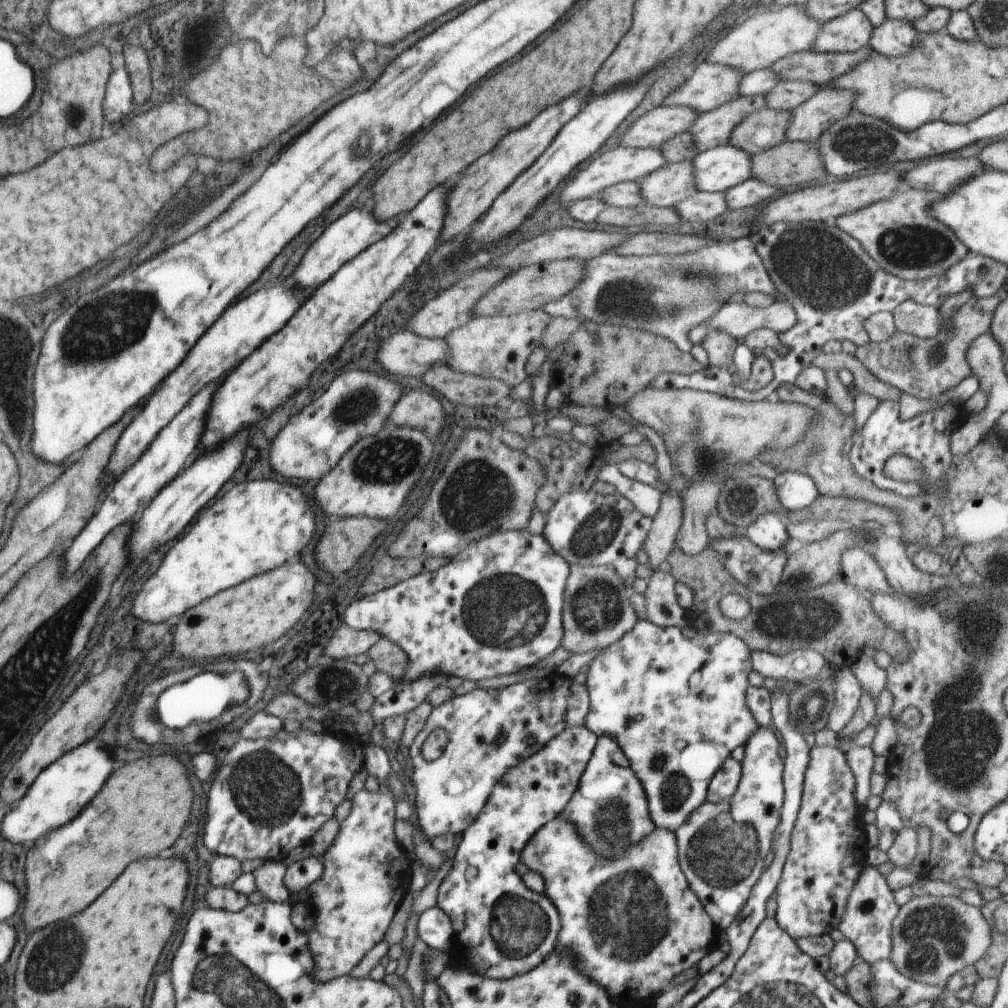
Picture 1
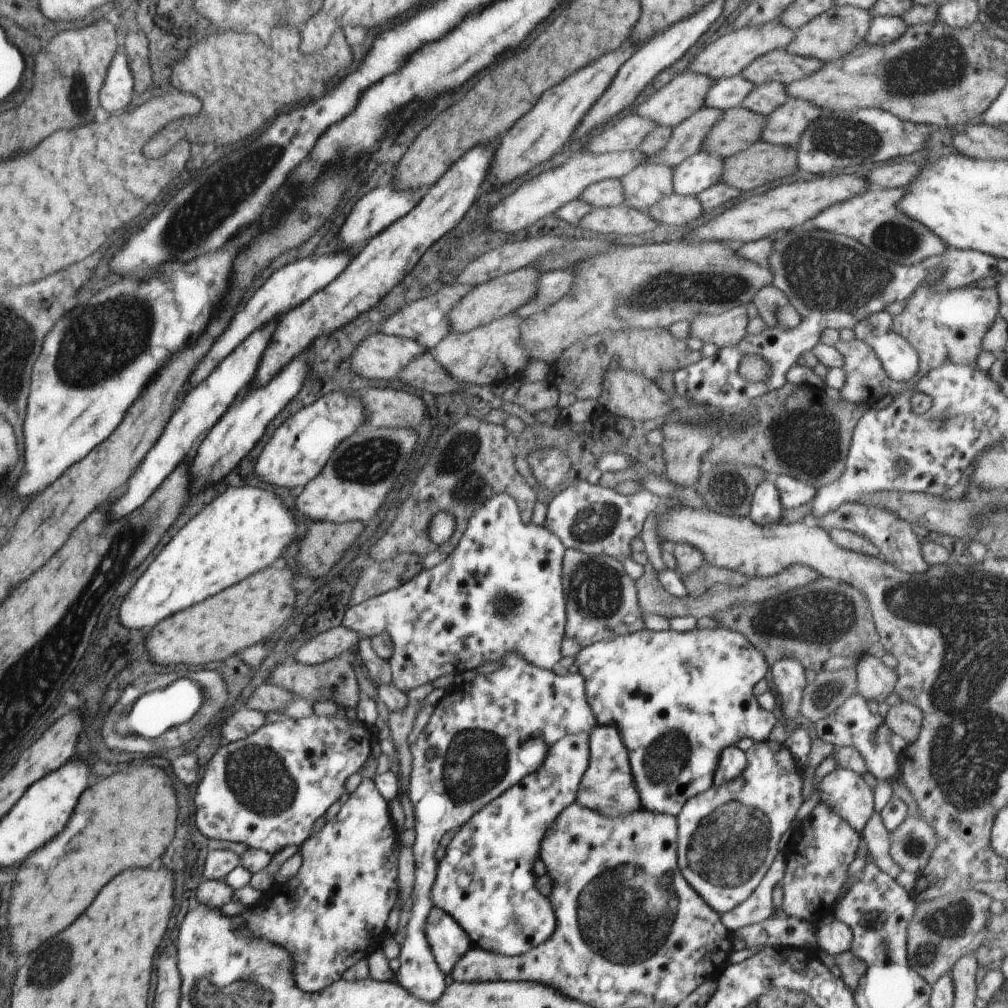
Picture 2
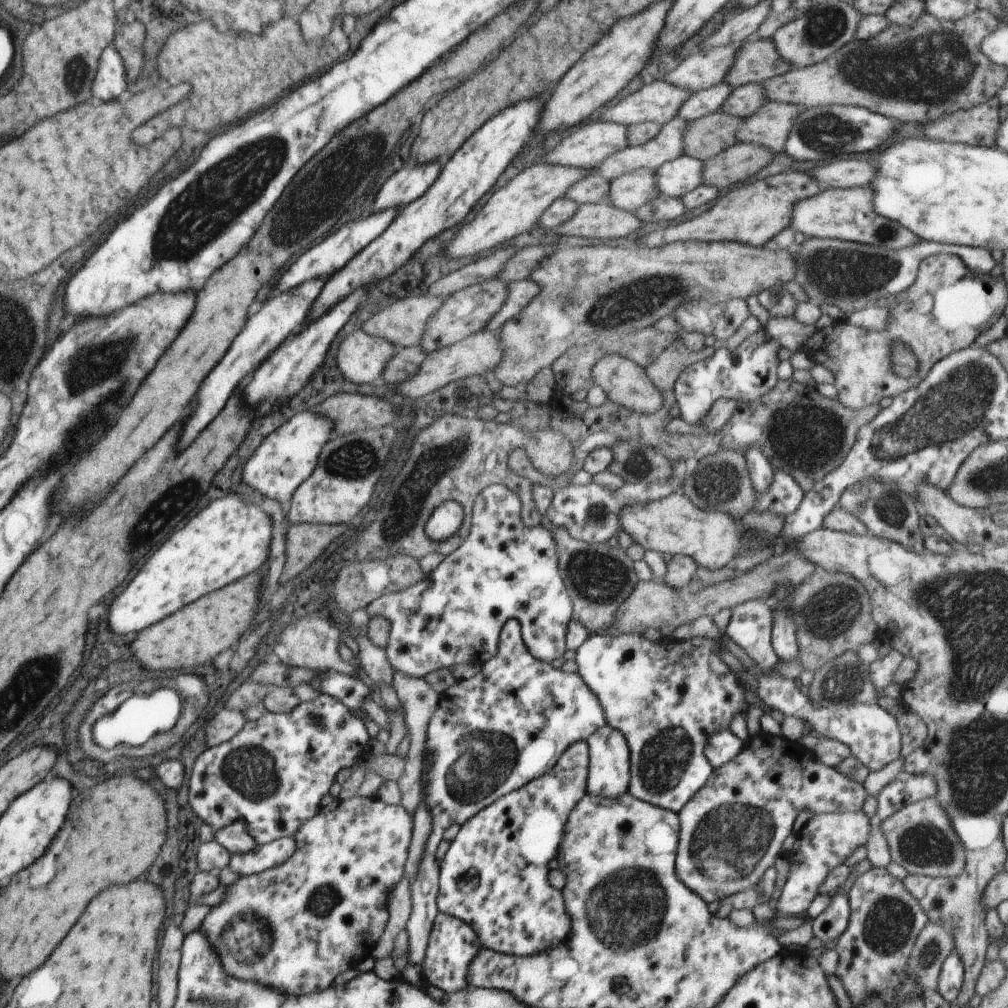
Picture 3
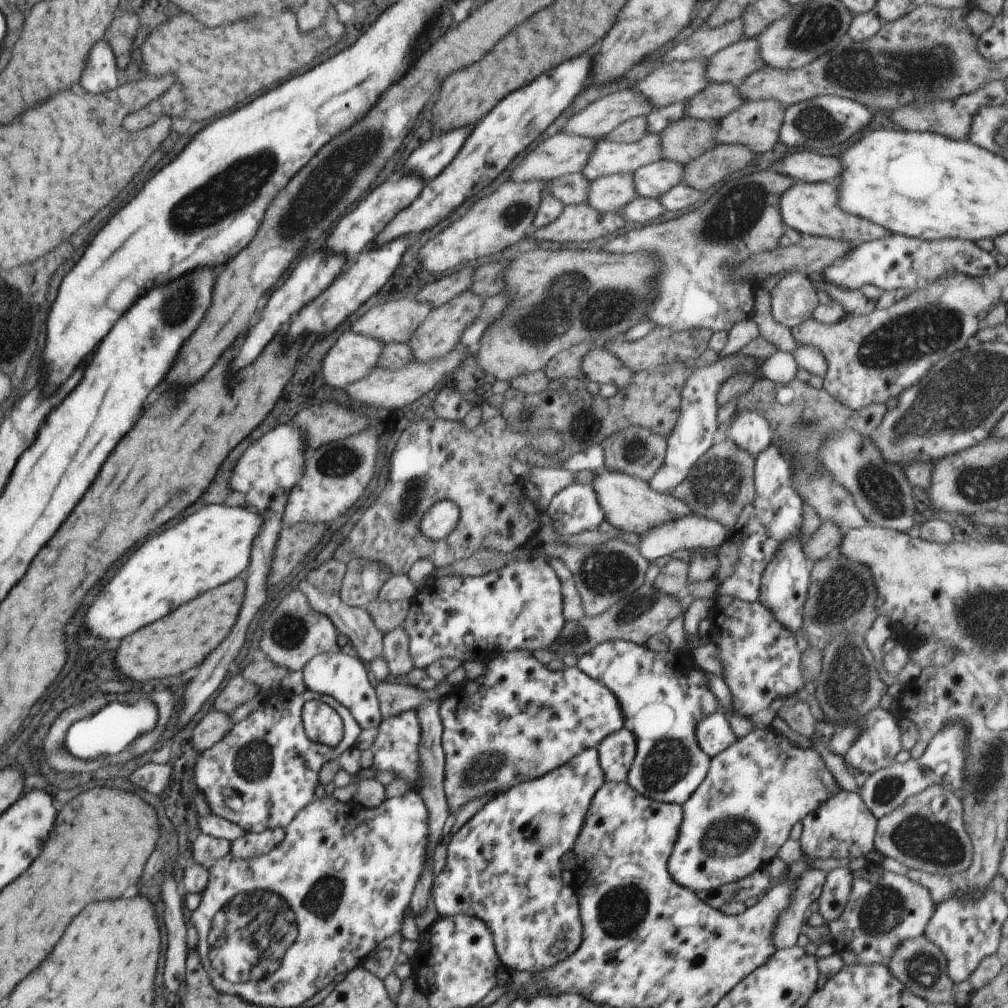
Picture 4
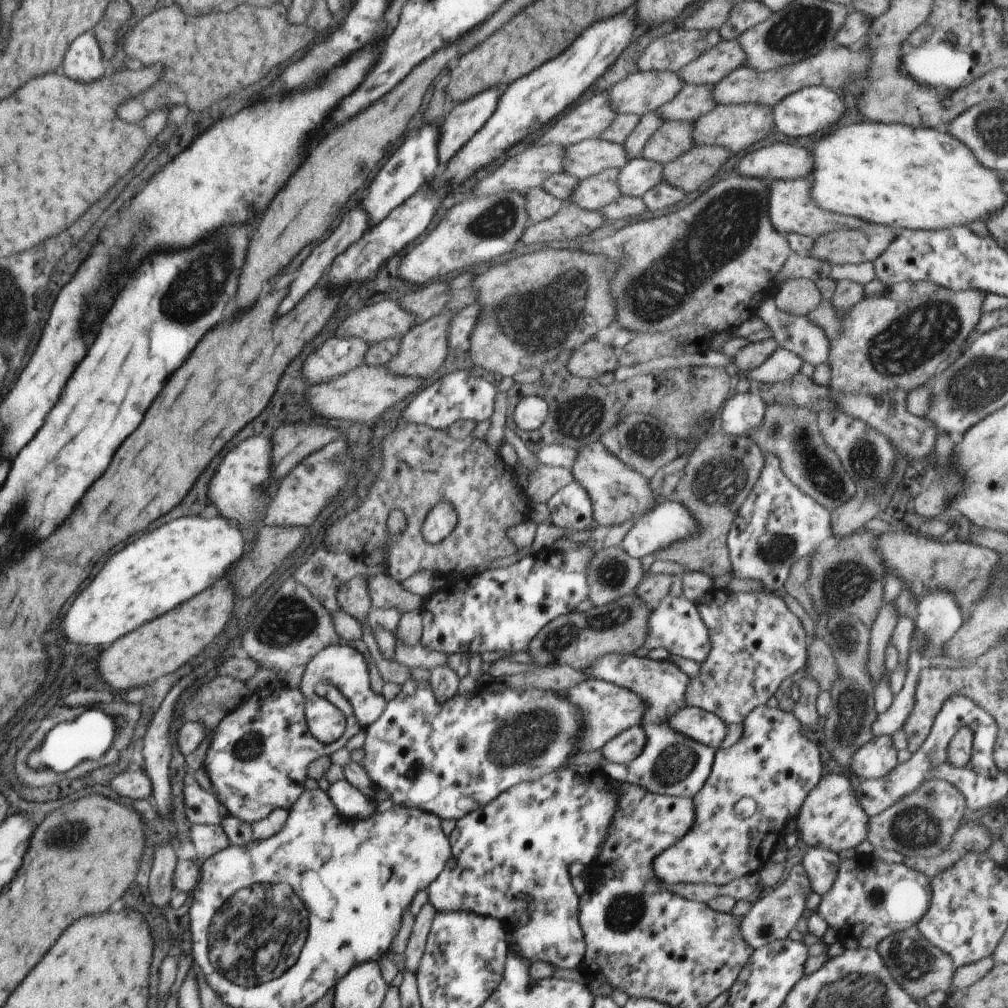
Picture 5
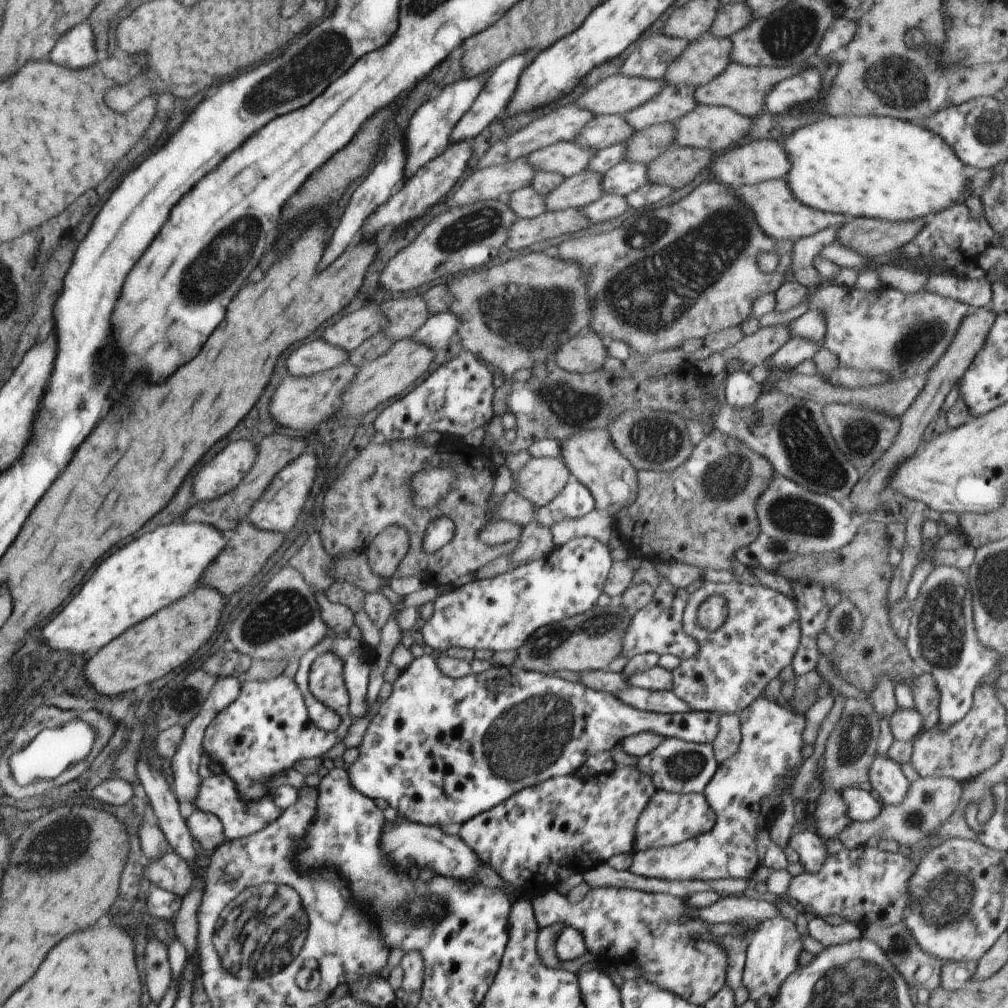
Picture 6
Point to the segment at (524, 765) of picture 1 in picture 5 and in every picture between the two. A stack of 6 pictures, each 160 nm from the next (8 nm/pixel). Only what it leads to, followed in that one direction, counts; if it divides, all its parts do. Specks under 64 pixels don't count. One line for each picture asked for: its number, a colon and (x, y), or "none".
2: (486, 882)
3: (493, 876)
4: (503, 867)
5: (513, 856)

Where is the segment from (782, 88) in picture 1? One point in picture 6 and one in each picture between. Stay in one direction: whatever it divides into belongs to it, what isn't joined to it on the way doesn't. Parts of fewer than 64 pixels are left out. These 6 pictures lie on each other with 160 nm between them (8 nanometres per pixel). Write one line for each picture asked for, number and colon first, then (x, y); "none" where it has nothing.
2: (764, 99)
3: (745, 100)
4: (716, 100)
5: (693, 101)
6: (673, 102)

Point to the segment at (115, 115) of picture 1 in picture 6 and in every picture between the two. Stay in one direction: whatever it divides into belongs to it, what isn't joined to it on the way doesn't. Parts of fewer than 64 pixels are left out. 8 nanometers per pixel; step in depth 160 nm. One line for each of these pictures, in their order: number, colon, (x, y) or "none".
2: (117, 92)
3: (110, 82)
4: (100, 75)
5: (83, 61)
6: (75, 48)

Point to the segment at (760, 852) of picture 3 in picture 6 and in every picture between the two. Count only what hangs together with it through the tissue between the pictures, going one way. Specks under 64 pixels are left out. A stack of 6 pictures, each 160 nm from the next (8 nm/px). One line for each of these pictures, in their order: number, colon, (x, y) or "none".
4: (734, 824)
5: (775, 766)
6: (745, 792)

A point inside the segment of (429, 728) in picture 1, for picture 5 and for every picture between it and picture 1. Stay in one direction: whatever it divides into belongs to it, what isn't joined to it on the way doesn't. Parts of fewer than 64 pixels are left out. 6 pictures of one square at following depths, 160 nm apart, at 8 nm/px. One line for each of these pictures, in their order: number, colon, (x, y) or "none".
2: (488, 734)
3: (491, 734)
4: (519, 721)
5: (609, 709)

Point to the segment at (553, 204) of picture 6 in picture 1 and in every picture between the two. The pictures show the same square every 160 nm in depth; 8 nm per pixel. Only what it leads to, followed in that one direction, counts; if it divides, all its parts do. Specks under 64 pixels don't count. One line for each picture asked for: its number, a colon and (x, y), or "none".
1: (674, 182)
2: (646, 185)
3: (630, 191)
4: (609, 193)
5: (593, 193)

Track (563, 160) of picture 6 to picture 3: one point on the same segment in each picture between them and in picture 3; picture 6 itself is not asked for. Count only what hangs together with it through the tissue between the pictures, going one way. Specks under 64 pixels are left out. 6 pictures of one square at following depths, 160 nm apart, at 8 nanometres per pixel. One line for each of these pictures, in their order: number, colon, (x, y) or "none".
3: (668, 145)
4: (607, 158)
5: (587, 158)

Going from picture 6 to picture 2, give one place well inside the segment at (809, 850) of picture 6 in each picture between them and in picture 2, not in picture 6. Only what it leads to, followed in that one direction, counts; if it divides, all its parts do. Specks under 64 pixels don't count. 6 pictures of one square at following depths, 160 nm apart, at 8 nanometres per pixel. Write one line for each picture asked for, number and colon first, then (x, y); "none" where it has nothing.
2: (834, 938)
3: (833, 920)
4: (838, 882)
5: (821, 865)

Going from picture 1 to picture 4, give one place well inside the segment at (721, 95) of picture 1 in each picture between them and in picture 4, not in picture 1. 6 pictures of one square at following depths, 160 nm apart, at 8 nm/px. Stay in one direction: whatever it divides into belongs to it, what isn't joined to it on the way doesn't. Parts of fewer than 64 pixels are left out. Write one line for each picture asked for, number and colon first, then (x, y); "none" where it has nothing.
2: (680, 98)
3: (659, 102)
4: (597, 120)

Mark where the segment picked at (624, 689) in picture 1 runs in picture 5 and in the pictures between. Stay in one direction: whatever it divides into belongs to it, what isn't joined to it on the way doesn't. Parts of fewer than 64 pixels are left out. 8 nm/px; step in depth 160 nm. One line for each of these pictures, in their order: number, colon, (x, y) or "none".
2: (677, 699)
3: (667, 698)
4: (663, 696)
5: (671, 764)

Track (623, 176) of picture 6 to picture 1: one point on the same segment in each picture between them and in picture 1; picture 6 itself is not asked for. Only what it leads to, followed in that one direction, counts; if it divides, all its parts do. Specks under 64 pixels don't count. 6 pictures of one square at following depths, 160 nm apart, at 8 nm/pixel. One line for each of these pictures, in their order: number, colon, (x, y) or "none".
1: (717, 169)
2: (701, 170)
3: (674, 179)
4: (653, 180)
5: (635, 178)

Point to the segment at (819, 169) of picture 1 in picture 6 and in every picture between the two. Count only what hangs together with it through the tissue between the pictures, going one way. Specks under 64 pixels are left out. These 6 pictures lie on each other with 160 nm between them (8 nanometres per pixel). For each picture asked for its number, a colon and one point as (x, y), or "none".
2: (762, 162)
3: (741, 160)
4: (702, 173)
5: (699, 165)
6: (678, 166)

